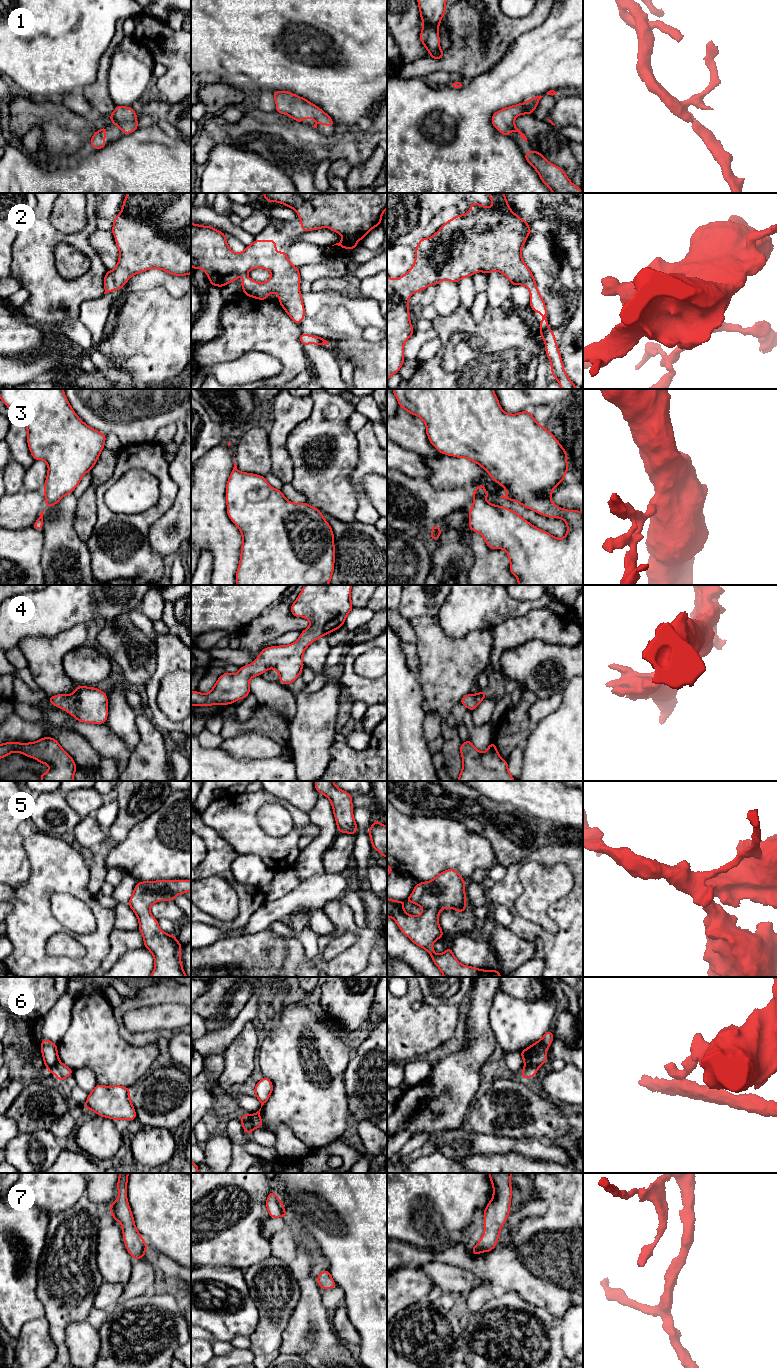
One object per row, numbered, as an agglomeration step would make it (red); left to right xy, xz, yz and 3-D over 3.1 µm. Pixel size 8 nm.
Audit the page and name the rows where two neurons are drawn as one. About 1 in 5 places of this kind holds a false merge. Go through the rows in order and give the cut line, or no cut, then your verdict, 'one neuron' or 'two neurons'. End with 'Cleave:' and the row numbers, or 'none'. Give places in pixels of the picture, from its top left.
1: no cut | one neuron
2: no cut | one neuron
3: no cut | one neuron
4: no cut | one neuron
5: no cut | one neuron
6: yz (524, 1063), (530, 1063), (537, 1069) | two neurons
7: no cut | one neuron
Cleave: 6

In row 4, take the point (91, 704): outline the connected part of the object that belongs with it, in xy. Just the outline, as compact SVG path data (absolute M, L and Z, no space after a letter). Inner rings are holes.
M77 686L69 695L58 694L48 699L51 704L68 712L78 721L94 724L107 721L107 695L95 687Z

